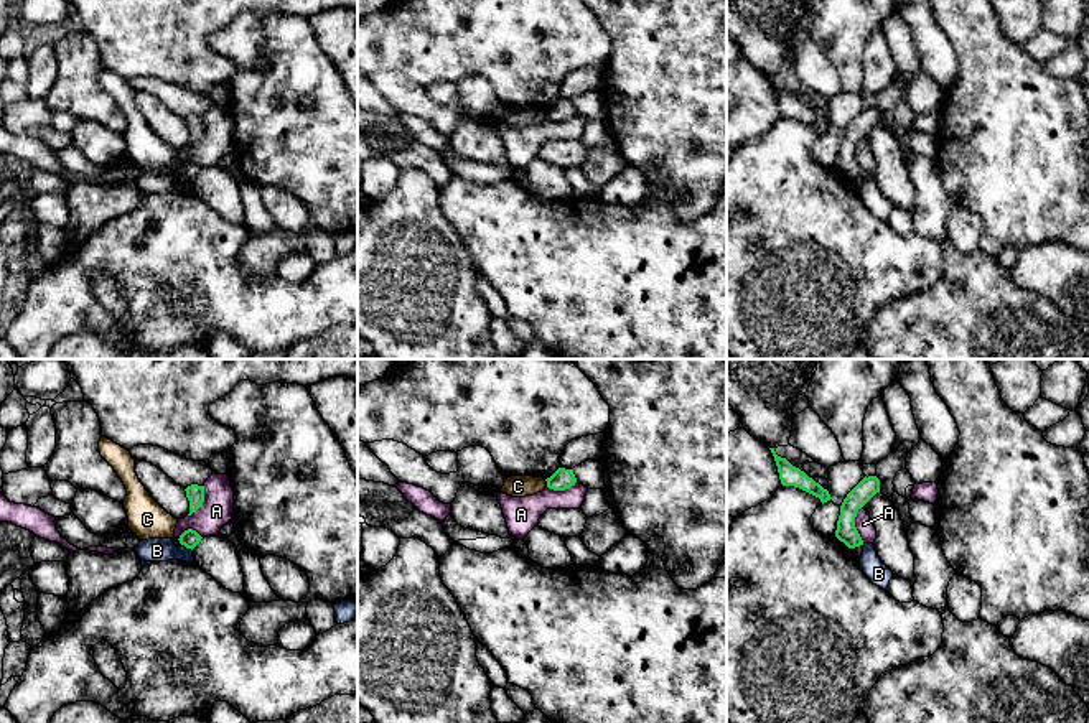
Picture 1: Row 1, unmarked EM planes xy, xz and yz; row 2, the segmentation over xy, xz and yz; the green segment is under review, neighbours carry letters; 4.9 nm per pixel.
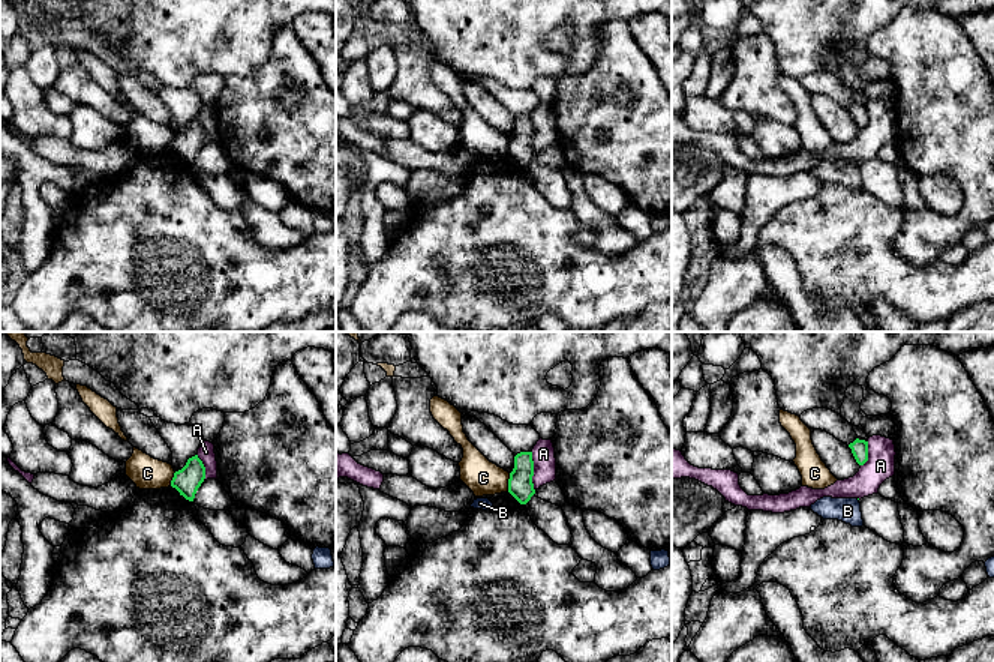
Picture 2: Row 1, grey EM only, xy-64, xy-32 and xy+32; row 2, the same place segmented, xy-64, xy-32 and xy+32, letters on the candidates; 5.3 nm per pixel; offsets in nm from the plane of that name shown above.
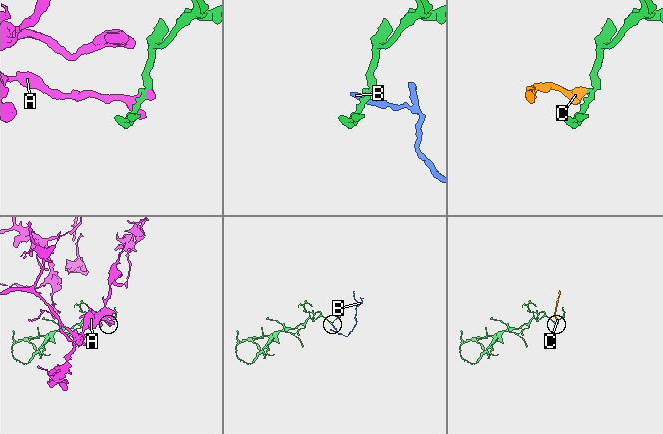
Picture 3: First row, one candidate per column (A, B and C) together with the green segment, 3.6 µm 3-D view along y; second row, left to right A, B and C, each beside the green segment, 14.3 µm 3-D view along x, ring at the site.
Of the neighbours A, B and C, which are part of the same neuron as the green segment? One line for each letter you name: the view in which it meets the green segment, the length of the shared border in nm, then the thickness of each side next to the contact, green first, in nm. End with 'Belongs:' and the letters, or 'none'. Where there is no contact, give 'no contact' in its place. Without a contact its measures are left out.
Belongs: none

